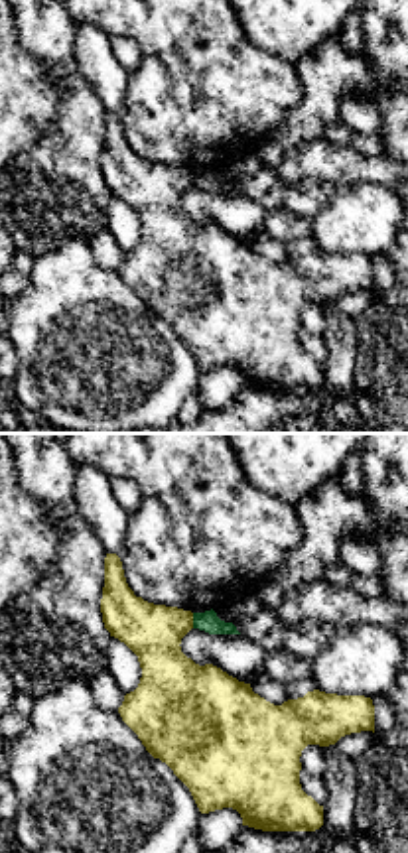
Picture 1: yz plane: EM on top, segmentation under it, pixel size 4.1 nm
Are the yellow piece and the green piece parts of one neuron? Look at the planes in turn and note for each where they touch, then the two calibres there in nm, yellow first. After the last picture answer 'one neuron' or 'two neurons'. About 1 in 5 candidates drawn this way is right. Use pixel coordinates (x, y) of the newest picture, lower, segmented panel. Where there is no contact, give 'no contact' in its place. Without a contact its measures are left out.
(192, 621) | 220/90 nm

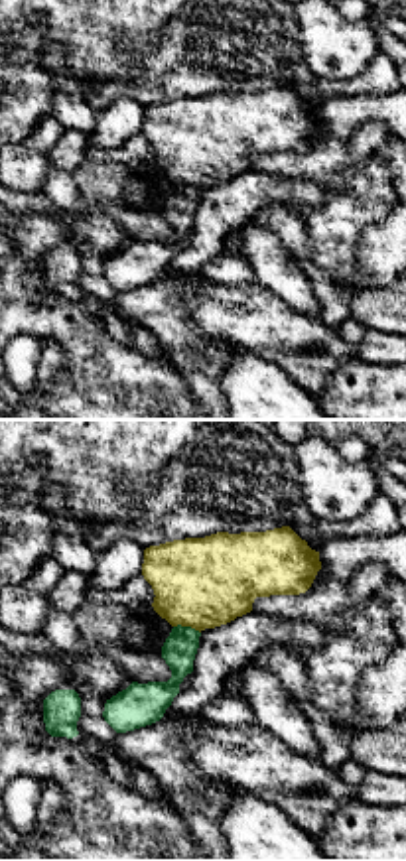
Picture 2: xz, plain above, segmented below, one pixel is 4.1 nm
(188, 625) | 360/140 nm

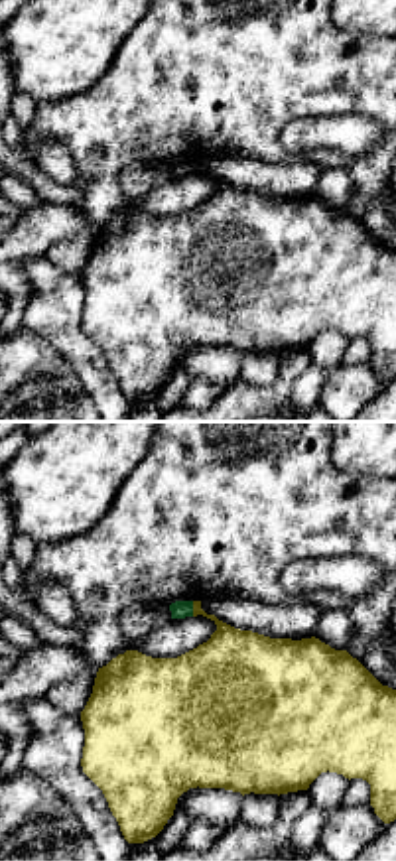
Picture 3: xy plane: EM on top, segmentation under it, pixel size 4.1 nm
(194, 609) | 240/80 nm

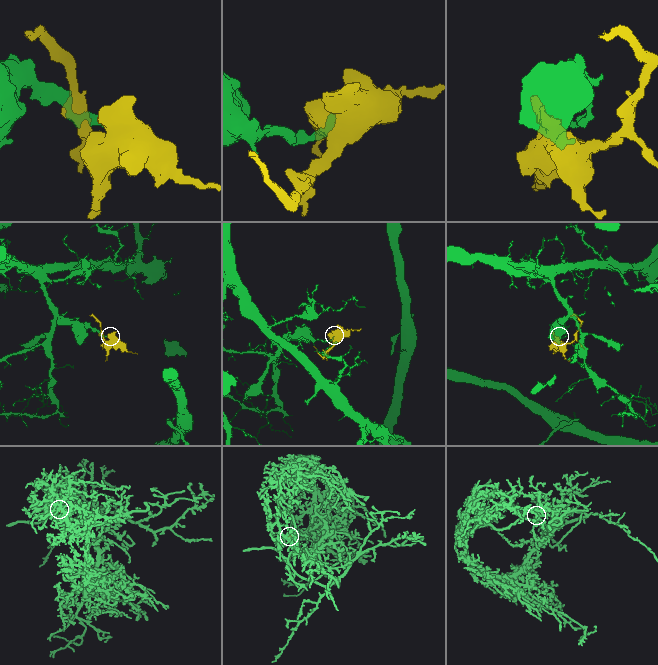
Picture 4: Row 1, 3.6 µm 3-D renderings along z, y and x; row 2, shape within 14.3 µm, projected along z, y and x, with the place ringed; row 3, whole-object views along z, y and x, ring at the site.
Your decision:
two neurons

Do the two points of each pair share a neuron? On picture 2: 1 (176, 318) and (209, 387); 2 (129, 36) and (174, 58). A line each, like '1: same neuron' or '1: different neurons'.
1: same neuron
2: different neurons

